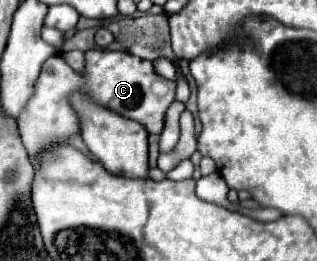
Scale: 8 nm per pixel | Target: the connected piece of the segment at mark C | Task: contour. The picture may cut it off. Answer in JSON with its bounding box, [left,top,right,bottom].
[19,50,175,166]

